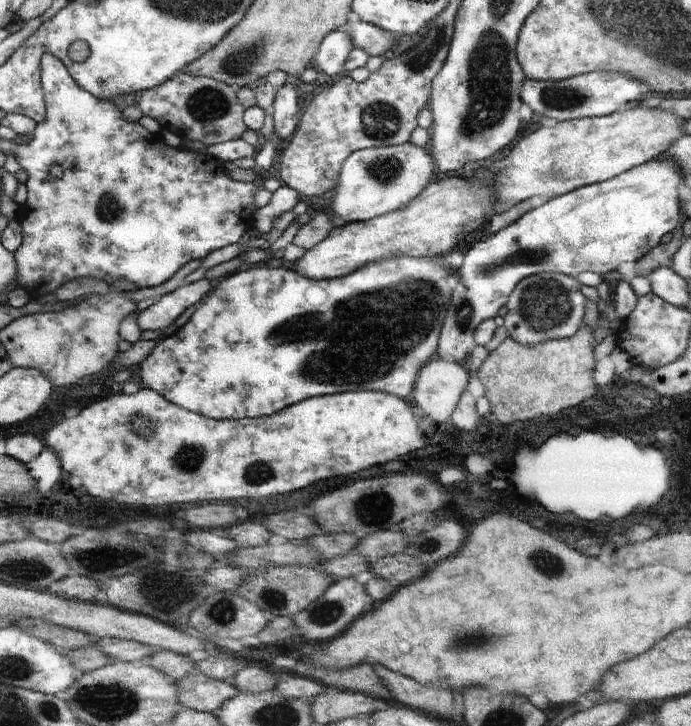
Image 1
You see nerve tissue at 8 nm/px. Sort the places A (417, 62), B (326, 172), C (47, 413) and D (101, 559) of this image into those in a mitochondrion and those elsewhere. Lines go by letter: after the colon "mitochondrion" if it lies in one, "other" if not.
A: mitochondrion
B: other
C: other
D: mitochondrion

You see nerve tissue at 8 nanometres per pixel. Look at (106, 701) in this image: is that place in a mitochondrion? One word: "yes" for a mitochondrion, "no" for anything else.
yes

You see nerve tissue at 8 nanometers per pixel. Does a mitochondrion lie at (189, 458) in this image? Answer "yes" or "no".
yes

